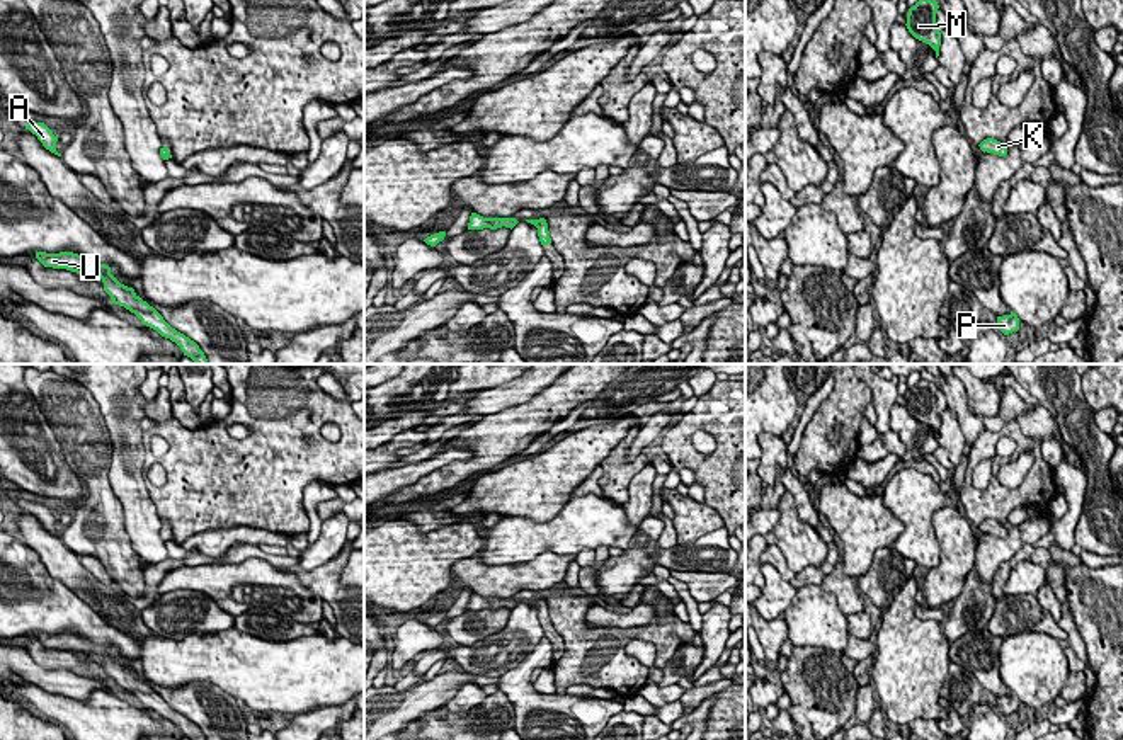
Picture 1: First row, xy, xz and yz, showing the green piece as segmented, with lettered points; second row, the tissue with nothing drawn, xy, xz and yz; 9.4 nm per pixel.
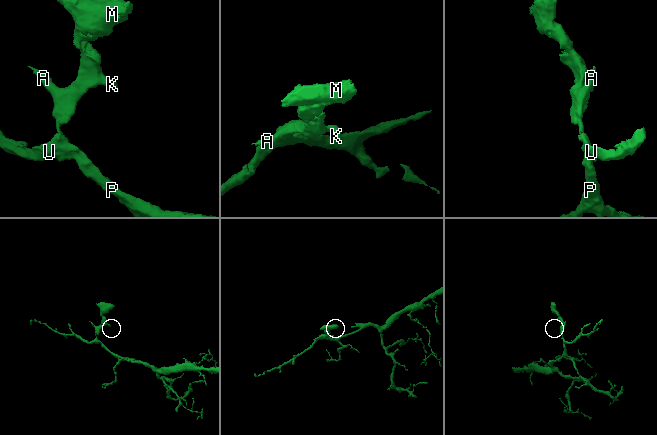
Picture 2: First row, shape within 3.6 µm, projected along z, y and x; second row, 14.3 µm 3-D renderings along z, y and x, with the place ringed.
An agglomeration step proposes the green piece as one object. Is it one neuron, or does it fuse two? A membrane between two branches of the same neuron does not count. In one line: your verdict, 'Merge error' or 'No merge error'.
No merge error

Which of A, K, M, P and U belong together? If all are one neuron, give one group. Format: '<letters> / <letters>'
A K M P U

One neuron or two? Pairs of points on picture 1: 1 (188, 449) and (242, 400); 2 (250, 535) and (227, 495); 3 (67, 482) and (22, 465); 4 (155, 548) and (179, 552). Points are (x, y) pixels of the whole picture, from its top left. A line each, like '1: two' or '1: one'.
1: one
2: two
3: one
4: two

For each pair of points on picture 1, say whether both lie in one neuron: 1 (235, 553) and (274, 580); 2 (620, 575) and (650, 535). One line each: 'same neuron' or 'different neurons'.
1: different neurons
2: same neuron

